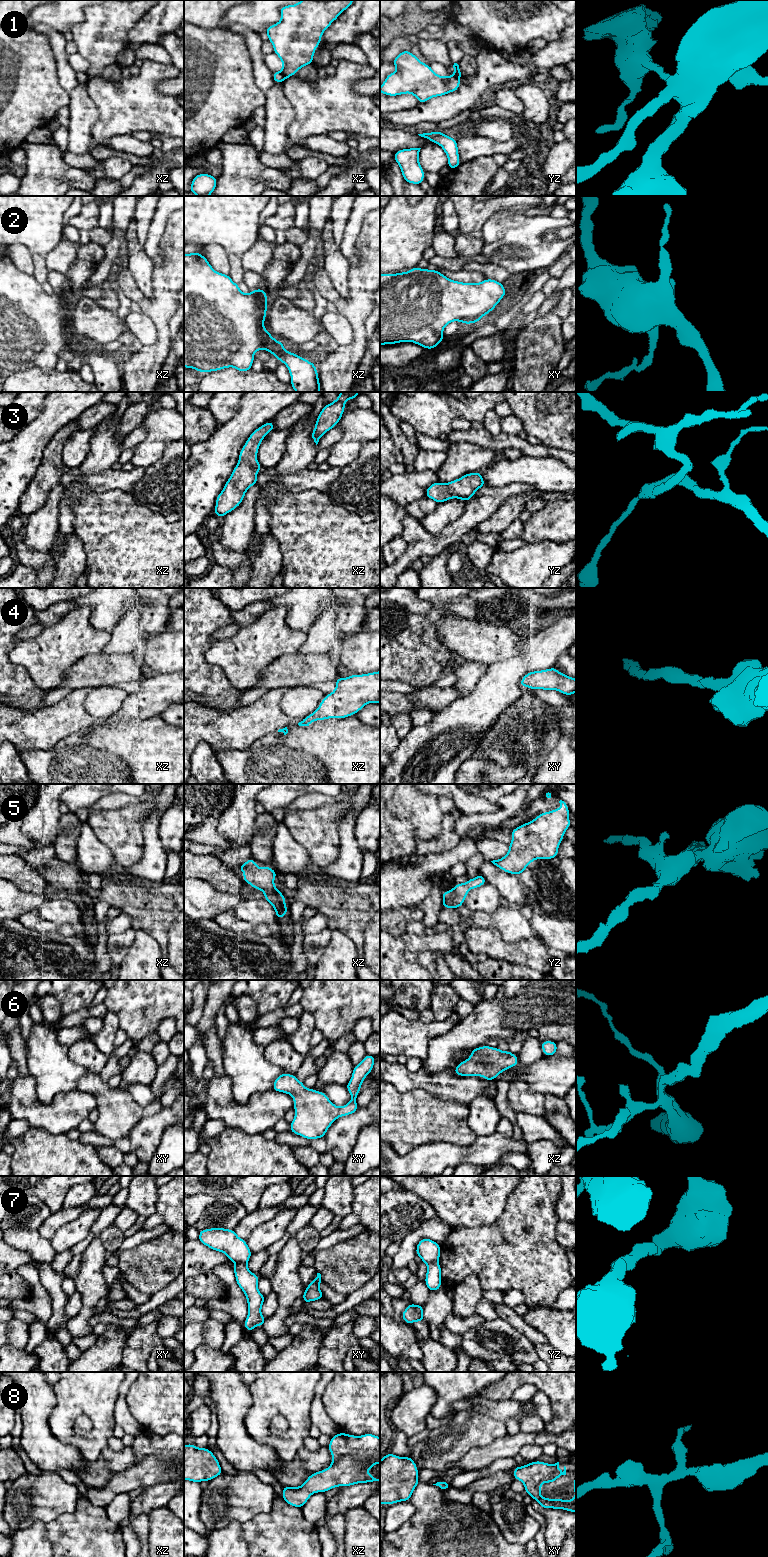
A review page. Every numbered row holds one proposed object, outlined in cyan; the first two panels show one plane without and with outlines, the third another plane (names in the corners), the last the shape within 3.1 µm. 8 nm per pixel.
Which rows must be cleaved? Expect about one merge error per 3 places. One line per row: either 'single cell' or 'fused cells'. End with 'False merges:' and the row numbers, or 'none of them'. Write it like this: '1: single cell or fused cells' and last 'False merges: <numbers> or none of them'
1: fused cells
2: single cell
3: single cell
4: single cell
5: single cell
6: single cell
7: fused cells
8: single cell
False merges: 1, 7

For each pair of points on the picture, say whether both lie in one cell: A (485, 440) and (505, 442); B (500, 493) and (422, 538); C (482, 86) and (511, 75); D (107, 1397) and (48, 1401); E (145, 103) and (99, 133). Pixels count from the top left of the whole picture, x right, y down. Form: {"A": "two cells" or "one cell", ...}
{"A": "one cell", "B": "one cell", "C": "one cell", "D": "two cells", "E": "one cell"}

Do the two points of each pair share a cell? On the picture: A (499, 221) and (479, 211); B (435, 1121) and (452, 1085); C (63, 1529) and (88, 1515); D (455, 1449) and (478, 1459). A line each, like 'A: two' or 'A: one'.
A: two
B: two
C: one
D: two

